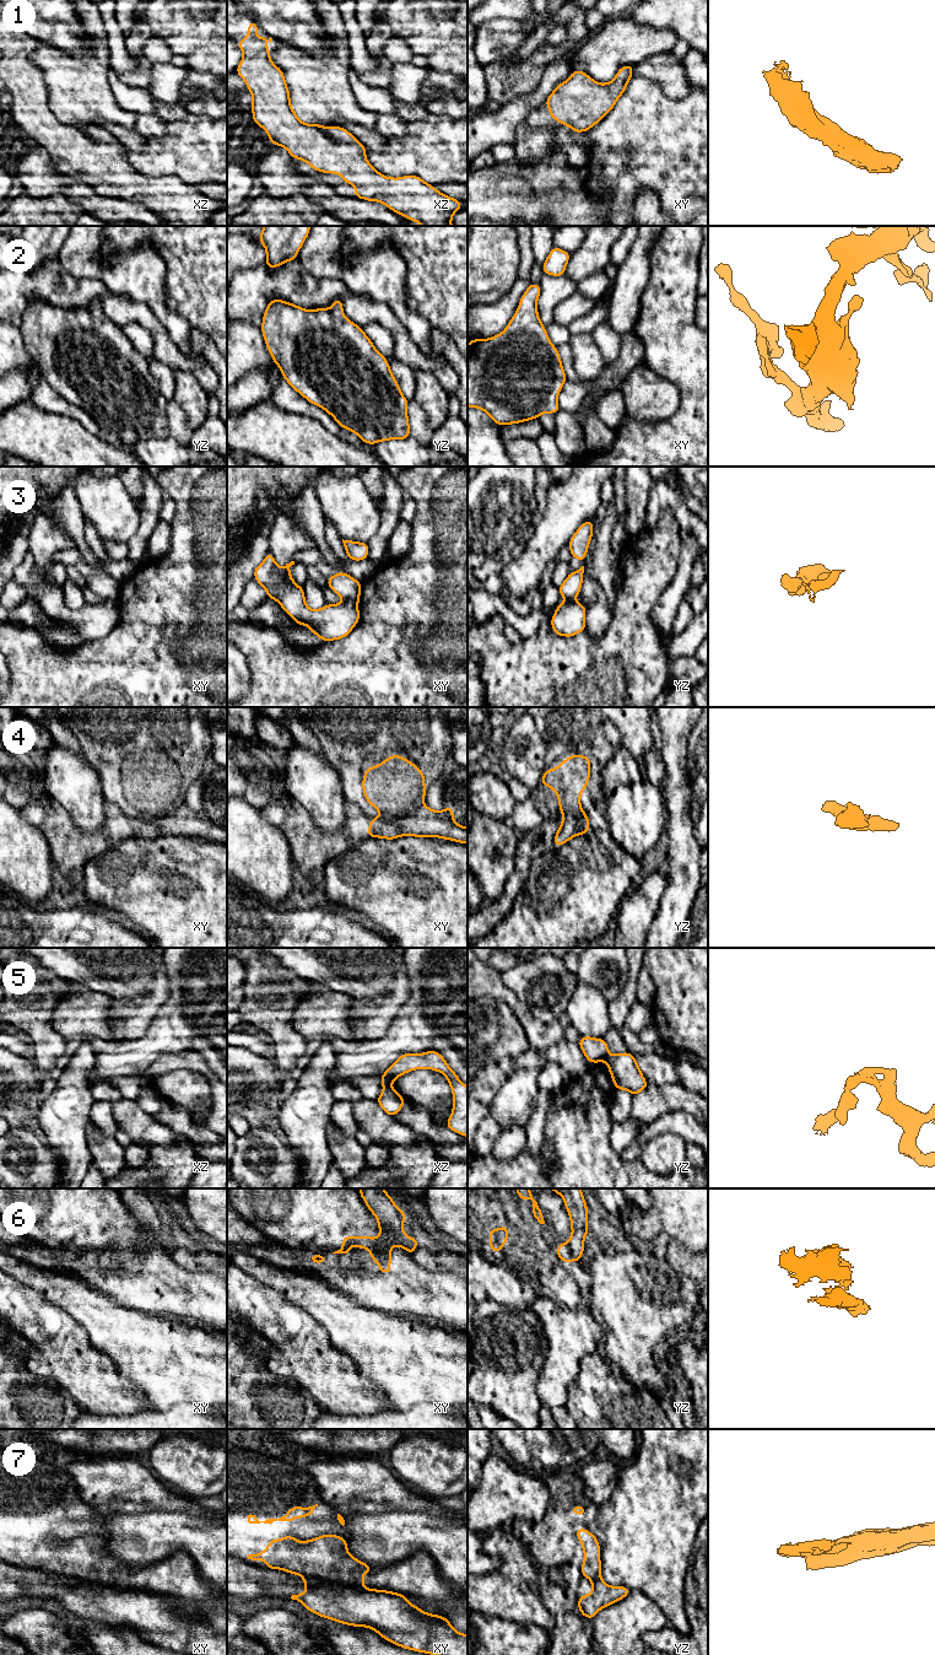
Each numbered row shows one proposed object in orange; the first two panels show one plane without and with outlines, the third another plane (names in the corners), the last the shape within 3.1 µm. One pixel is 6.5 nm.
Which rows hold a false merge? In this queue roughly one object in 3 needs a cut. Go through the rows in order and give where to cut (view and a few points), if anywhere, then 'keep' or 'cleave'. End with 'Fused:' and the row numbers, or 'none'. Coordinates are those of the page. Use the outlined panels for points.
1: cut none; keep
2: cut none; keep
3: cut xy (357, 599), (344, 600); cleave
4: cut xy (422, 803), (415, 804), (399, 814), (380, 815); cleave
5: cut xz (389, 1087), (384, 1089); cleave
6: cut xy (373, 1239), (376, 1249), (389, 1250); cleave
7: cut xy (303, 1577), (318, 1577), (363, 1589); cleave
Fused: 3, 4, 5, 6, 7

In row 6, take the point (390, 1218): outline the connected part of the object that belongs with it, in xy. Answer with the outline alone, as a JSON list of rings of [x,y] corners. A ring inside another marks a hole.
[[[358,1188],[368,1209],[378,1220],[380,1234],[374,1239],[373,1247],[379,1251],[390,1250],[393,1246],[405,1249],[414,1255],[417,1249],[417,1238],[409,1238],[402,1224],[405,1212],[401,1211],[384,1188]]]

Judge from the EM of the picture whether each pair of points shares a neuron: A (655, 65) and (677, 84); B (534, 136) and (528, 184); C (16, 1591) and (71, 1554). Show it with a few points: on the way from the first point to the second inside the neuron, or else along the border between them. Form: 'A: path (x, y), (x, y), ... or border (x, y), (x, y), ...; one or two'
A: path (660, 66), (673, 79); one
B: border (549, 152), (528, 163), (520, 163), (515, 160); two
C: border (17, 1565), (42, 1569), (63, 1577); two

